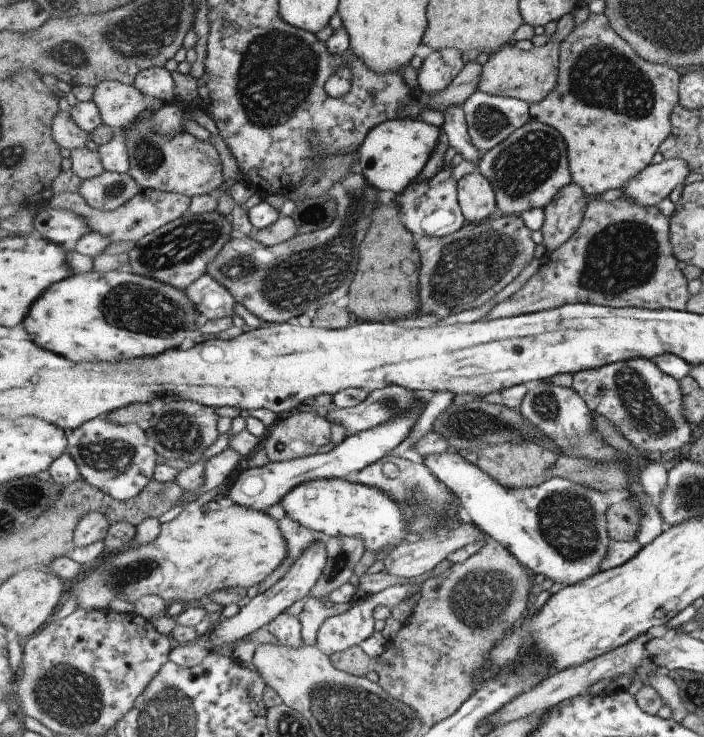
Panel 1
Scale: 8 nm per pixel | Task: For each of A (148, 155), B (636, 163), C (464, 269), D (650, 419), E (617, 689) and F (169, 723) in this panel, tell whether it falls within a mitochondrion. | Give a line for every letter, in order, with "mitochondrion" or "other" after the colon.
A: mitochondrion
B: other
C: mitochondrion
D: mitochondrion
E: other
F: mitochondrion

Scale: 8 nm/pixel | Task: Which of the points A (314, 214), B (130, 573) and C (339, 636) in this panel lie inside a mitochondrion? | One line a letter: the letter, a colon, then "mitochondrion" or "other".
A: mitochondrion
B: mitochondrion
C: other

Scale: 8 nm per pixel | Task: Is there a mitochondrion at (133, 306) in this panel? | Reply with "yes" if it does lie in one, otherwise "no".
yes

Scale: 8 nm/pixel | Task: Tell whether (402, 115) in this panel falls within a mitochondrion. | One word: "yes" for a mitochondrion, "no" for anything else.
no

